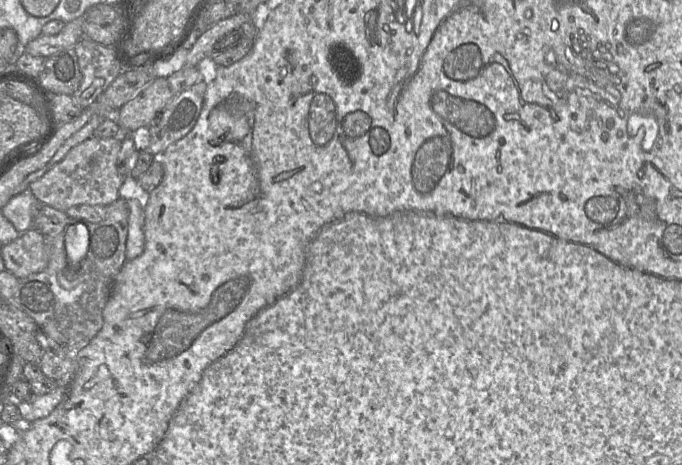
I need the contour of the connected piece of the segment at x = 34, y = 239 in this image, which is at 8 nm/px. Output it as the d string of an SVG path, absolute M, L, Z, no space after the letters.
M33 228L17 239L3 244L1 256L5 269L17 279L42 272L49 263L44 235Z

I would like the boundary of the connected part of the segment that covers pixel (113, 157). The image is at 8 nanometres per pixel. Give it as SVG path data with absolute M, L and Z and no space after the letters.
M92 136L74 146L66 156L43 176L29 185L36 199L45 205L66 212L75 205L108 206L115 202L124 178L117 169L117 157L121 148L121 136L98 138Z

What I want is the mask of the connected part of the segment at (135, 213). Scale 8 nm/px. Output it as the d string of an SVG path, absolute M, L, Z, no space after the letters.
M130 198L126 203L129 209L126 259L130 261L139 257L145 247L144 198Z

